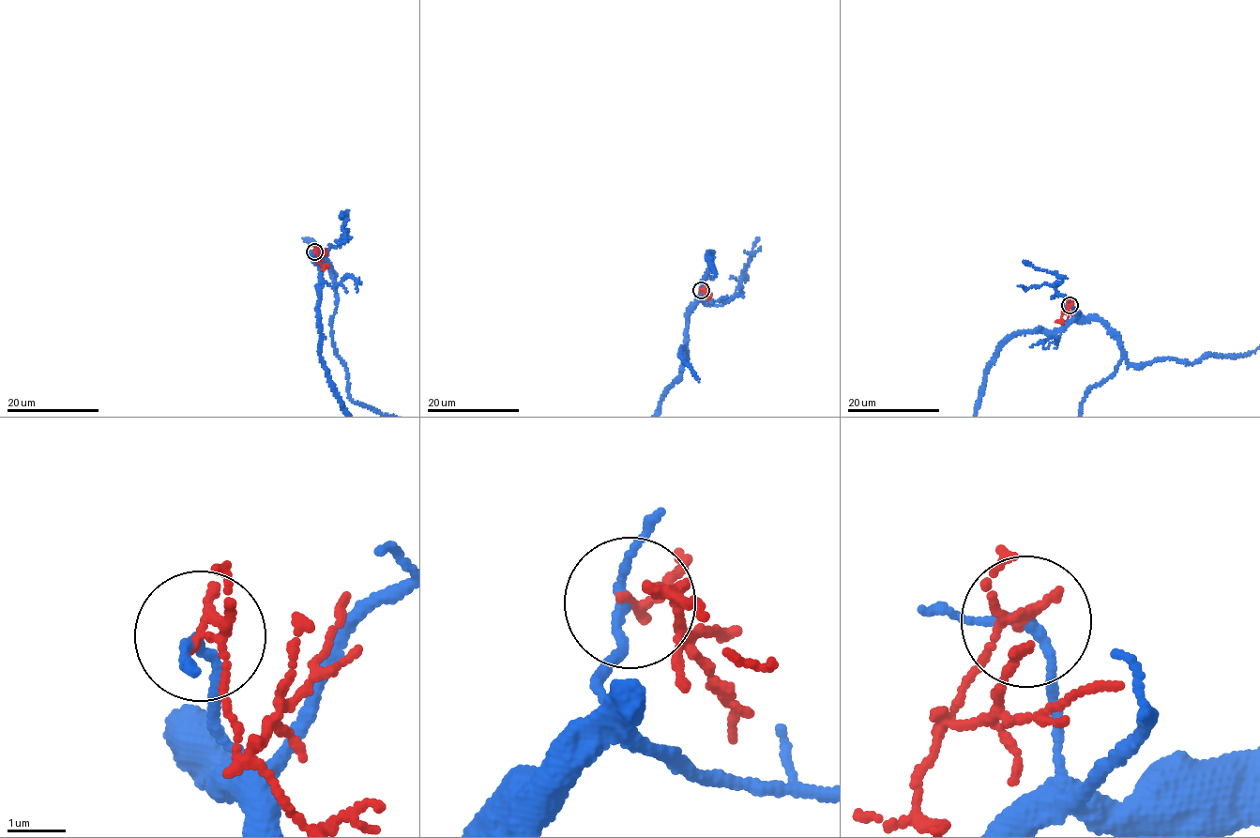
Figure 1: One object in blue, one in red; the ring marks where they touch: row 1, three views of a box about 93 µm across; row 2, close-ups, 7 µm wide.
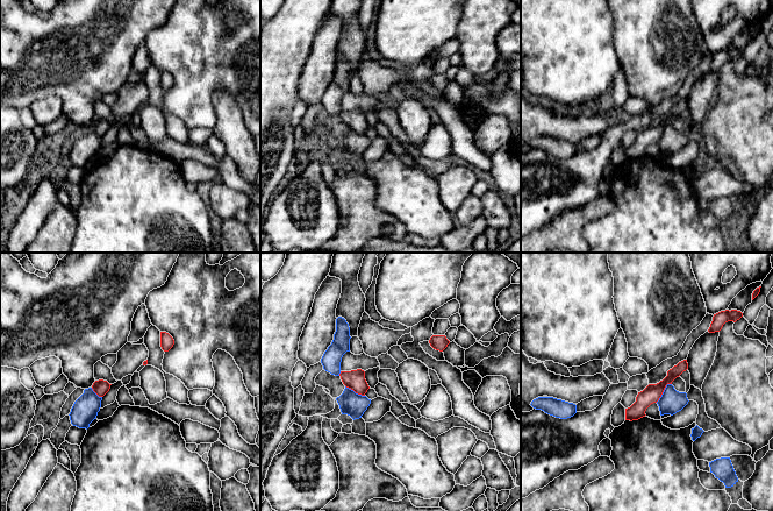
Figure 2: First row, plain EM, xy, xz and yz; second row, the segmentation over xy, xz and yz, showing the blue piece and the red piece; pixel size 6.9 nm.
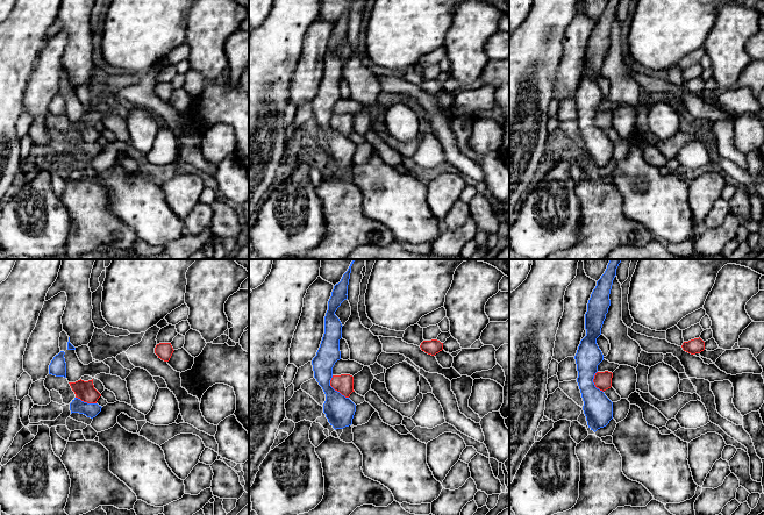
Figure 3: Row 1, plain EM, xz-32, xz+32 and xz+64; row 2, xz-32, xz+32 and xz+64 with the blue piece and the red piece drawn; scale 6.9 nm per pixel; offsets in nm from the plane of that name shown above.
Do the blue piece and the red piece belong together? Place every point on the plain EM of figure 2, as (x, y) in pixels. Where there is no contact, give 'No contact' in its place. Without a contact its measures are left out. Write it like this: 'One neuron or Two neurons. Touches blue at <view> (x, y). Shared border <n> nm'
Two neurons. Touches blue at yz (664, 130). Shared border 170 nm

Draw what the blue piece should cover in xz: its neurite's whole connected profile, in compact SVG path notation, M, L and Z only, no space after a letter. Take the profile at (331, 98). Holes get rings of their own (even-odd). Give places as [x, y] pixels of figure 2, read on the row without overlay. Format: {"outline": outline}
{"outline": "M338 56L336 58L334 79L321 98L321 102L325 111L339 115L342 97L346 91L350 91L350 78L349 63L344 57Z"}

